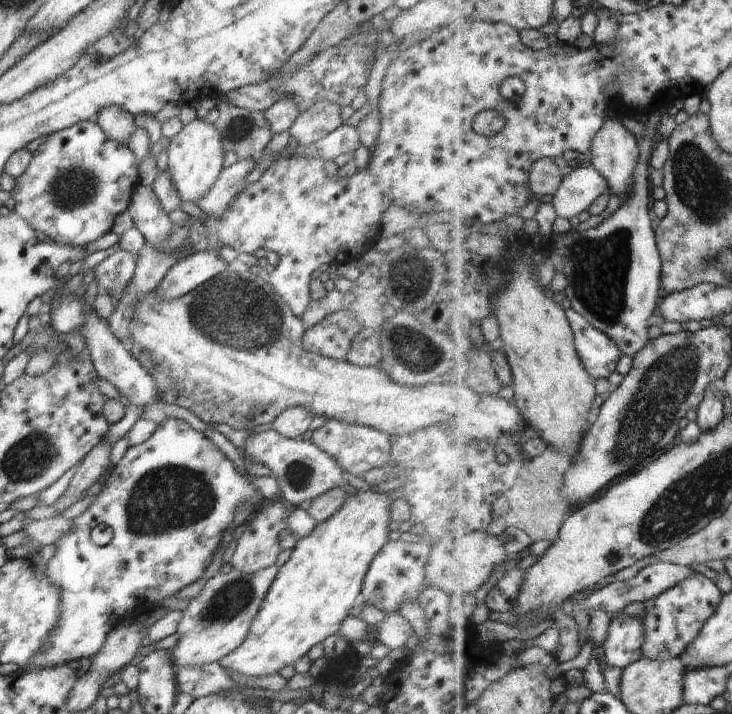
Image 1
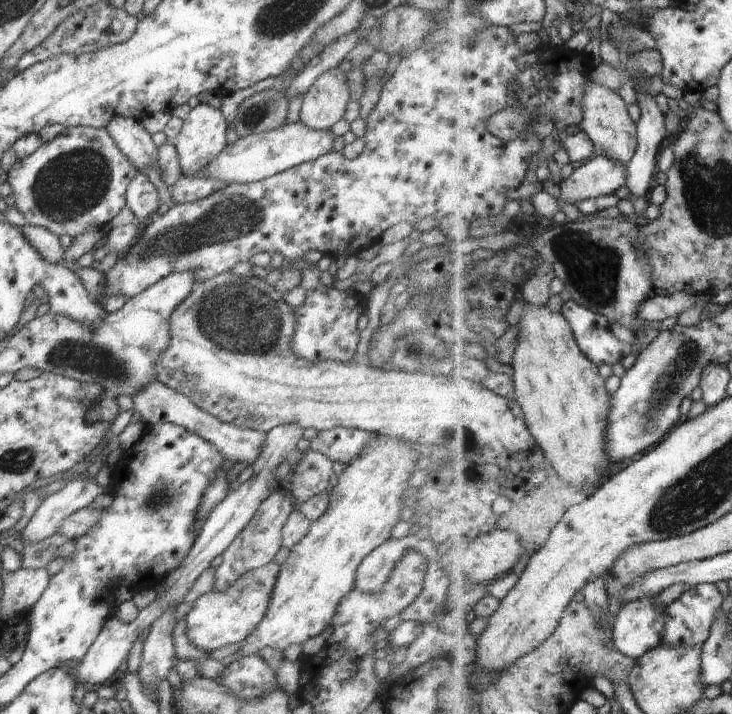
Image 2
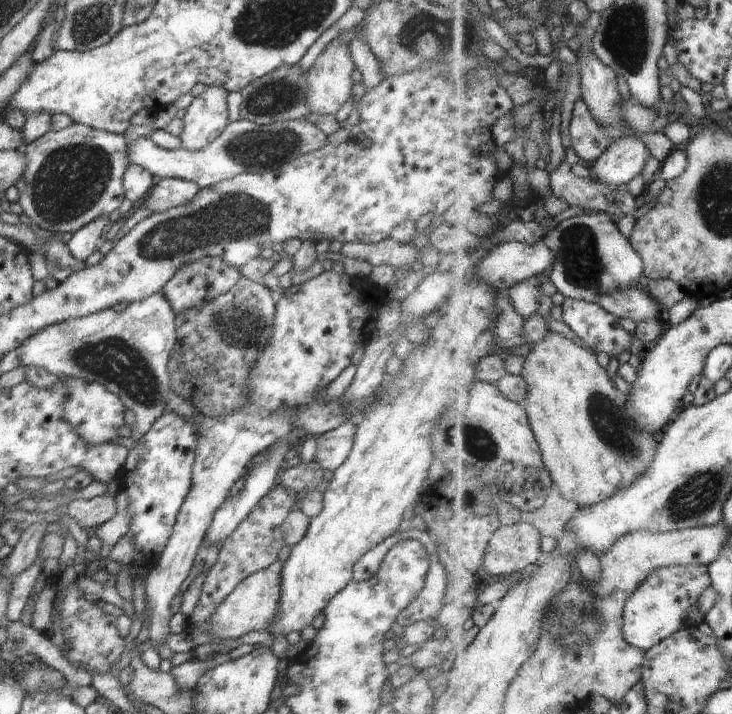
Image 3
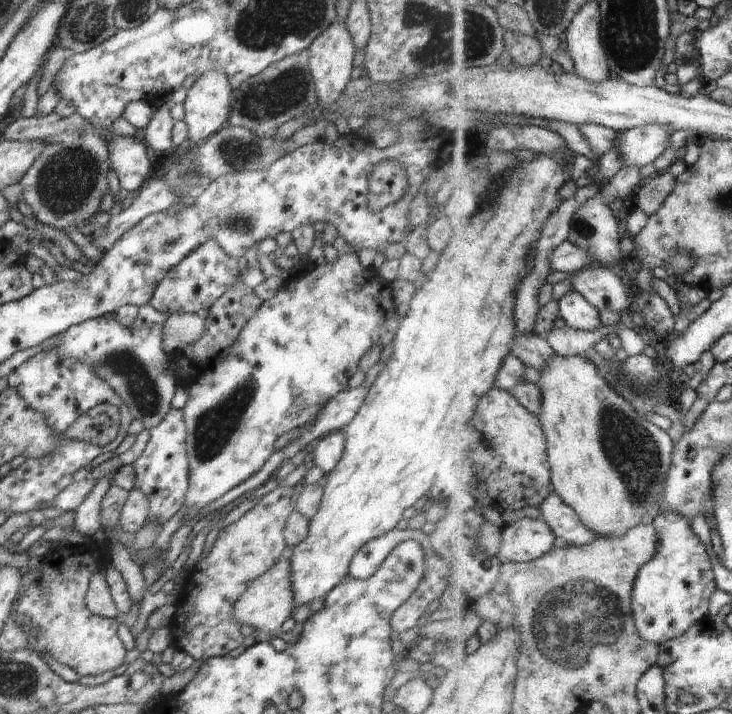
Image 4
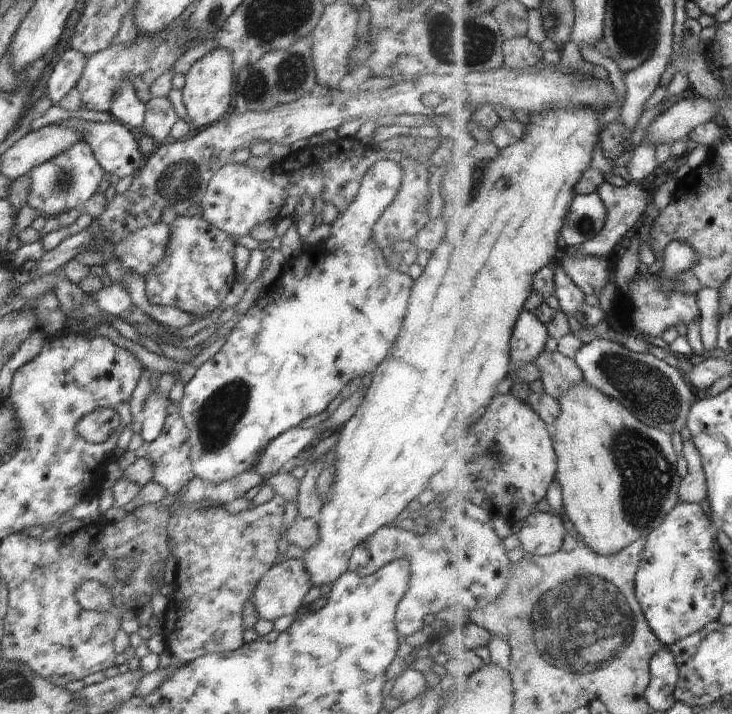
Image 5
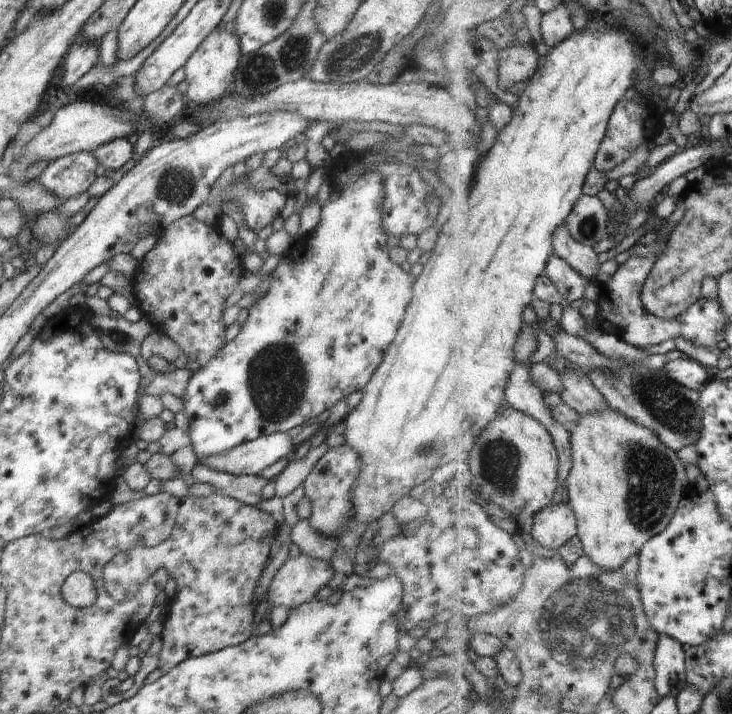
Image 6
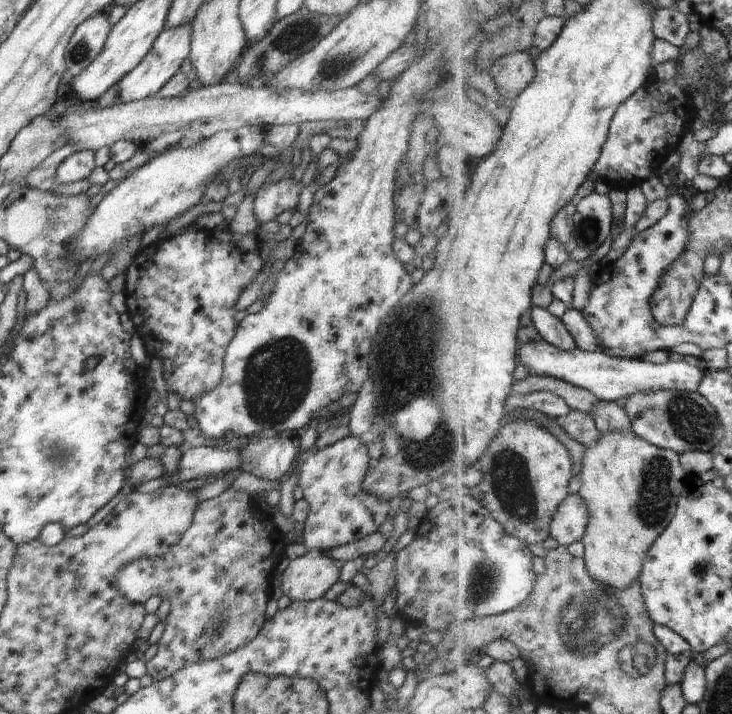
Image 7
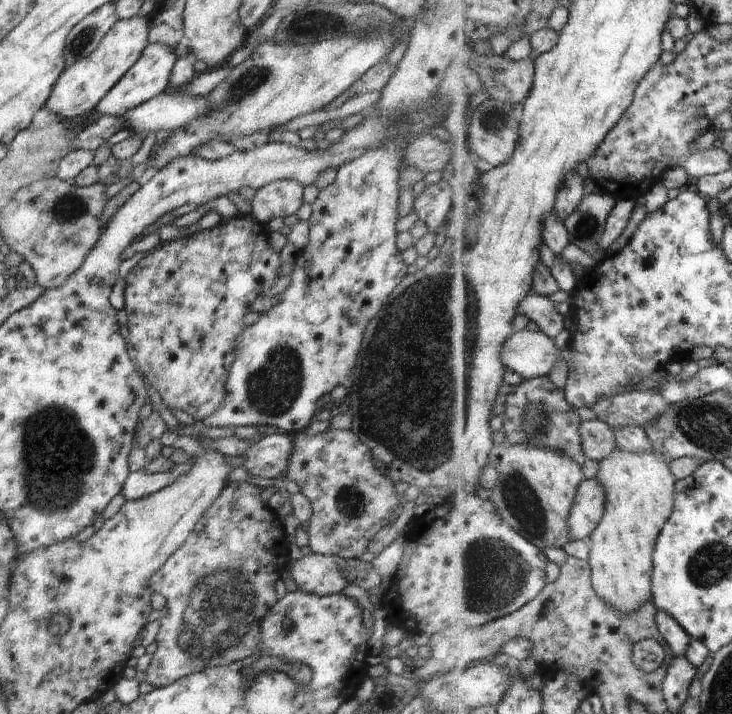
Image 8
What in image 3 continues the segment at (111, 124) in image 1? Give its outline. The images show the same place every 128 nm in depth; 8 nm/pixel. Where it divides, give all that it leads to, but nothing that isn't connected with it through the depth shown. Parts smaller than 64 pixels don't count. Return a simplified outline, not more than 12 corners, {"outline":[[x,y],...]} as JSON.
{"outline":[[305,118],[264,127],[230,121],[199,150],[127,140],[130,163],[156,180],[206,189],[265,174],[319,150]]}

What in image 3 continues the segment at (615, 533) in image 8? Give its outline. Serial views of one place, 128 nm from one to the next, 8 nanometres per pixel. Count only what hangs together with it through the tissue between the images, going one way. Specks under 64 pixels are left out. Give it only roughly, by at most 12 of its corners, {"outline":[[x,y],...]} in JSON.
{"outline":[[531,344],[525,406],[565,498],[599,504],[651,469],[594,351]]}

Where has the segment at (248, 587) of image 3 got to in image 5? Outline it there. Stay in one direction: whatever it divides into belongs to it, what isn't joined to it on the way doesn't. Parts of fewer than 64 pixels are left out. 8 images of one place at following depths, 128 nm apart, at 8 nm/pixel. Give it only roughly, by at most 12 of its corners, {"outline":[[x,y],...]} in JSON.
{"outline":[[300,559],[270,568],[253,591],[260,619],[300,610],[311,579]]}

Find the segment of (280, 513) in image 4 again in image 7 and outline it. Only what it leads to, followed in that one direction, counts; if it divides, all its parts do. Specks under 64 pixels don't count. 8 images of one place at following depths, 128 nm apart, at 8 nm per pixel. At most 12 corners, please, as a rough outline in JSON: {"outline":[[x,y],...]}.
{"outline":[[245,492],[115,575],[172,607],[153,681],[260,633],[286,550]]}

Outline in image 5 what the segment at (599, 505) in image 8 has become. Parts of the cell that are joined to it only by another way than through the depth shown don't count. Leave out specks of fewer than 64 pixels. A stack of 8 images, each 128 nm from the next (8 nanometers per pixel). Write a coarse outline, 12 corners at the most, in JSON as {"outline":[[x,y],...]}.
{"outline":[[533,512],[517,536],[526,553],[563,550],[568,528],[560,514]]}

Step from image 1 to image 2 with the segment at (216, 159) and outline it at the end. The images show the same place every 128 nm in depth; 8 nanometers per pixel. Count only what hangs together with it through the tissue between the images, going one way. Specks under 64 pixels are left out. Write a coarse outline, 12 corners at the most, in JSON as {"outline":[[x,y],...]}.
{"outline":[[204,103],[172,142],[186,177],[224,150],[227,122]]}

